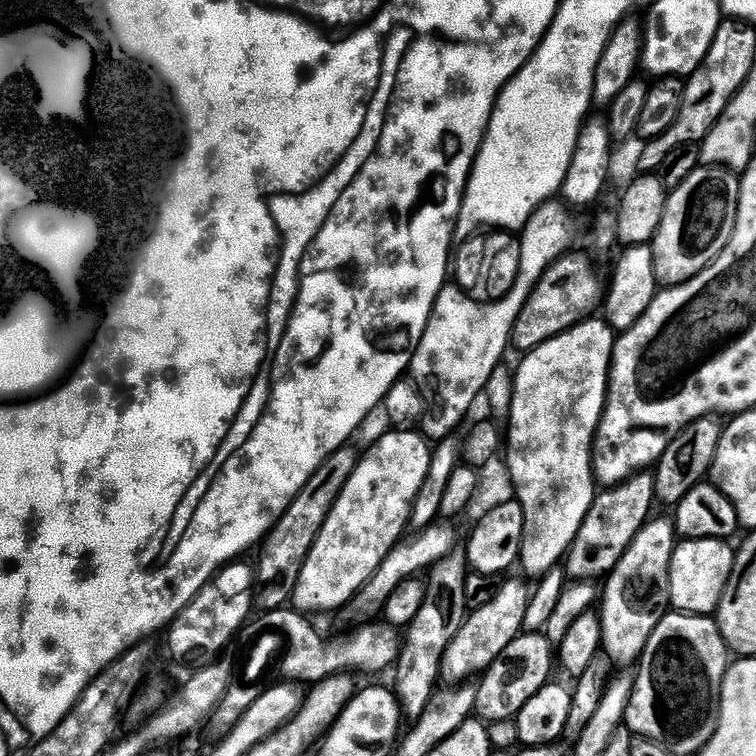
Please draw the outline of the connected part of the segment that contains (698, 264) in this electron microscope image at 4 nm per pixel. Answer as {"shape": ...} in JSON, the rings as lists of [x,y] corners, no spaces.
{"shape":[[[699,166],[676,189],[668,192],[662,222],[650,241],[653,268],[661,285],[675,286],[693,280],[726,250],[736,225],[740,176],[726,168]]]}

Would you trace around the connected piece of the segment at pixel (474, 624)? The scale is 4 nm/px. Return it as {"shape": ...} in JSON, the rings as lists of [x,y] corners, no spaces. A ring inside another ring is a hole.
{"shape":[[[508,584],[493,600],[488,600],[480,609],[469,611],[463,626],[454,634],[454,642],[446,646],[446,654],[442,658],[440,667],[440,680],[448,686],[460,686],[473,676],[479,677],[488,671],[489,666],[495,662],[524,632],[523,619],[526,618],[530,592],[520,584]]]}

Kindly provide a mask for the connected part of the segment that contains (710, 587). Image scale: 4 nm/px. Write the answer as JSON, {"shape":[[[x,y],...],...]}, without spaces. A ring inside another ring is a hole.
{"shape":[[[685,540],[675,545],[669,566],[671,607],[690,616],[712,616],[732,577],[736,552],[728,540]]]}

